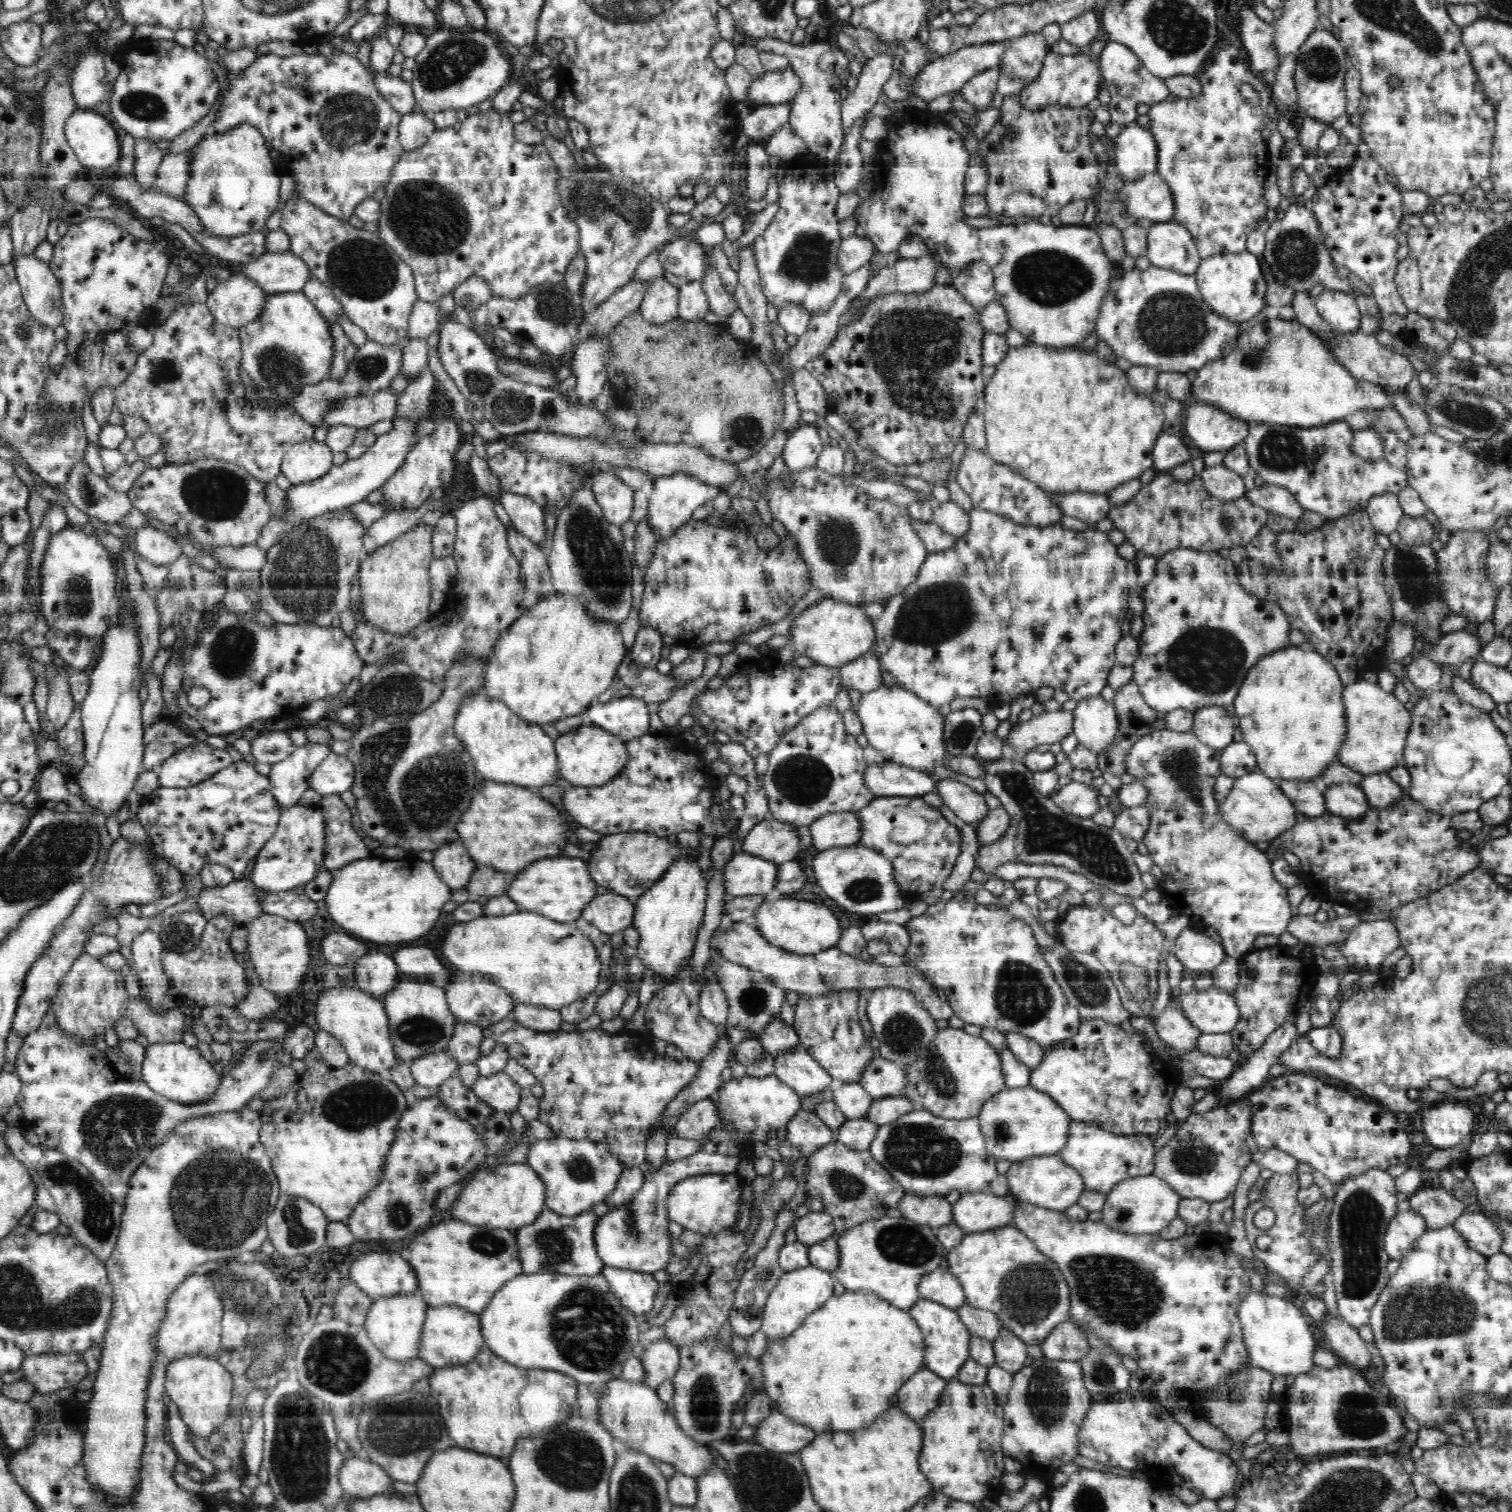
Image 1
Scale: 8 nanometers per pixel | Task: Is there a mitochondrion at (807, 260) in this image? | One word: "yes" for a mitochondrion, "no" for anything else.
yes

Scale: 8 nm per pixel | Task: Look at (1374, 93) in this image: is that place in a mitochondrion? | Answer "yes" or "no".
no

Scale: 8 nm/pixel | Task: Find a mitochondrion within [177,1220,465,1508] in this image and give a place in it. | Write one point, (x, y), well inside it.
(300, 1454)

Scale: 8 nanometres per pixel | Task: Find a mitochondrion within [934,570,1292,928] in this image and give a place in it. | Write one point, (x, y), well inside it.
(1046, 831)

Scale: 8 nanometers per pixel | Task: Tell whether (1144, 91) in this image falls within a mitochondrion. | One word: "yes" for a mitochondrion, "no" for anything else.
no

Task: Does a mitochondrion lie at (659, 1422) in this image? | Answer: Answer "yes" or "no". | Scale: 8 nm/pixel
no

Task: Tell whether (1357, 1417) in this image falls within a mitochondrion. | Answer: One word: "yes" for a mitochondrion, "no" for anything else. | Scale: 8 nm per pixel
yes

